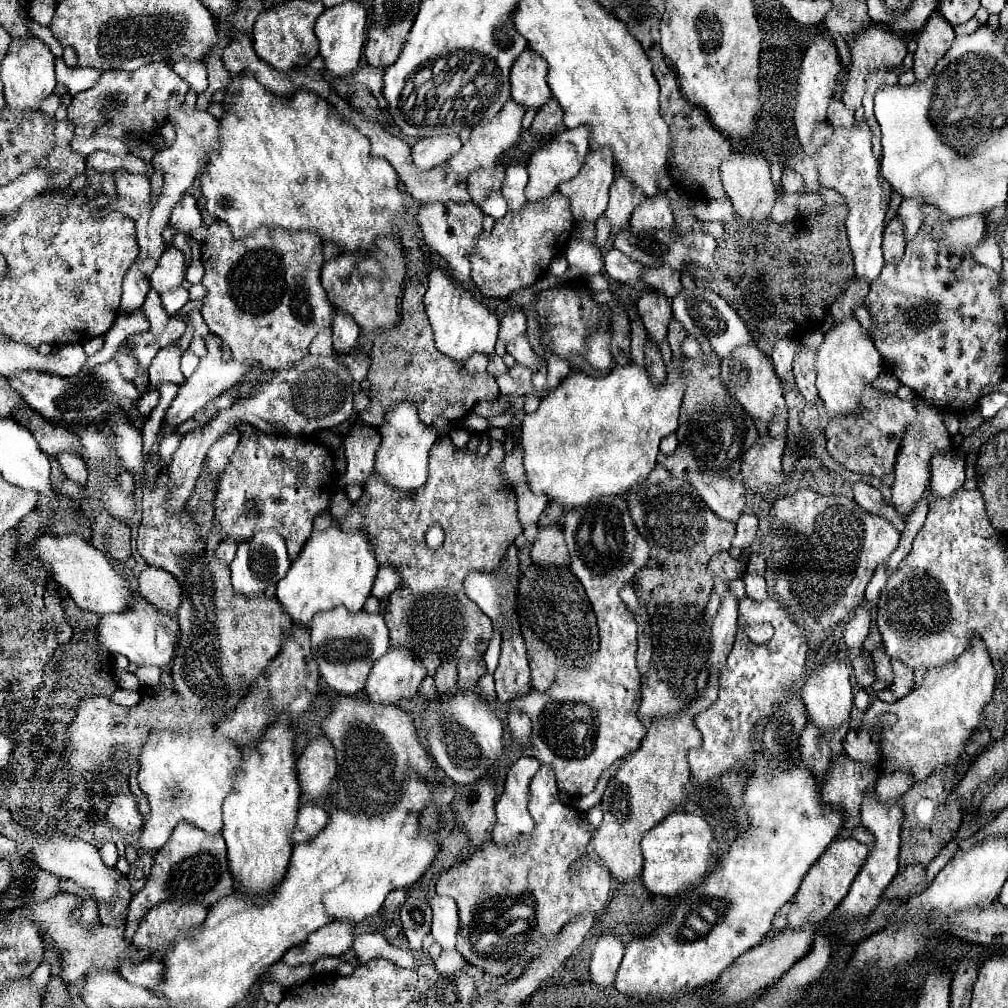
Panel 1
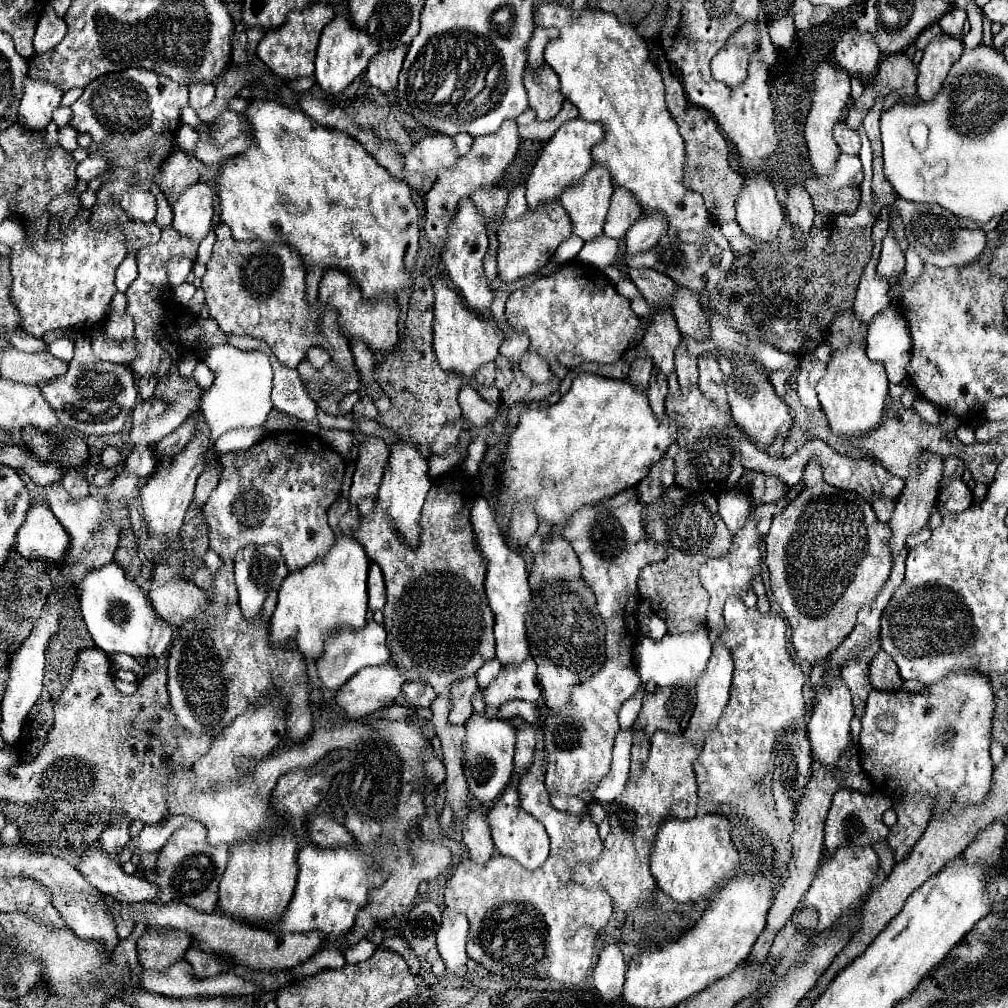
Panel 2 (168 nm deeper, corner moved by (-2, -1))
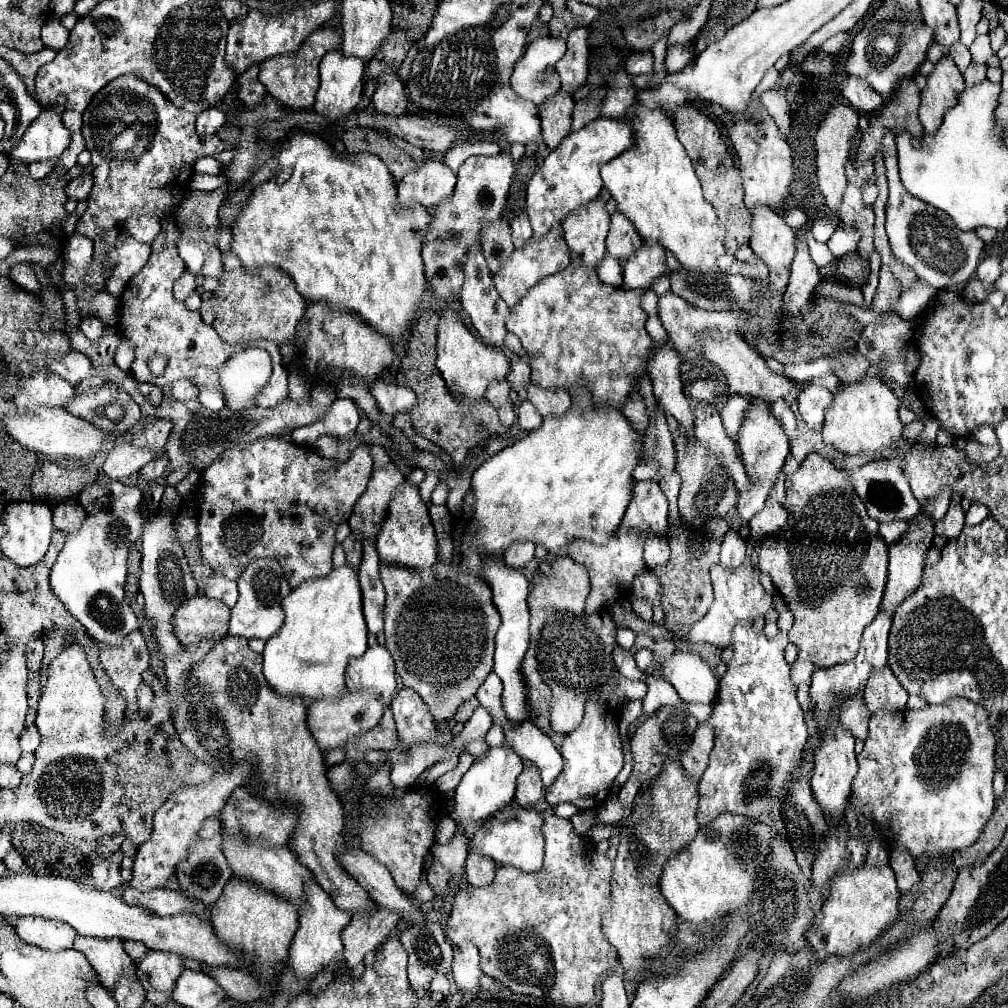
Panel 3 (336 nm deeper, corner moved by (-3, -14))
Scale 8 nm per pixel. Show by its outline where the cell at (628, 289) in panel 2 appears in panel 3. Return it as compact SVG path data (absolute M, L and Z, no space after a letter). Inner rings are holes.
M646 291L644 293L644 299L642 299L642 307L644 307L644 311L648 313L648 315L652 315L652 313L656 313L658 311L658 297L656 297L656 293L654 291Z

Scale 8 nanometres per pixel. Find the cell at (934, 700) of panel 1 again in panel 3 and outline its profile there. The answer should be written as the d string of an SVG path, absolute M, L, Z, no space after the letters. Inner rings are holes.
M950 699L942 705L928 705L922 711L910 711L910 709L902 709L896 713L874 713L870 719L870 729L868 729L868 737L864 741L864 749L858 755L858 775L852 781L852 795L850 795L850 803L858 809L860 815L864 815L868 821L876 823L882 831L882 835L886 837L886 843L890 845L890 849L902 849L908 851L912 855L912 859L916 861L916 865L926 865L932 861L932 857L940 857L946 853L954 853L954 851L962 851L966 847L970 847L980 831L984 829L984 825L988 823L994 805L996 805L996 797L992 793L992 777L994 777L994 747L996 747L996 739L994 733L988 725L988 713L984 707L980 707L978 703L972 703L970 699Z

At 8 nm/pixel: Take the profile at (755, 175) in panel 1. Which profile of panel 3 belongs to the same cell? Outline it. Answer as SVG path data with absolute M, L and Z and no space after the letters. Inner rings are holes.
M770 207L752 209L752 251L768 265L770 273L790 273L796 233Z

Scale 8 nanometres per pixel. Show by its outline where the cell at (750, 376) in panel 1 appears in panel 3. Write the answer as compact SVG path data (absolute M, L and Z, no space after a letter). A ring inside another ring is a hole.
M756 401L750 405L738 433L738 447L750 481L772 481L780 475L786 455L790 453L790 441L764 401Z

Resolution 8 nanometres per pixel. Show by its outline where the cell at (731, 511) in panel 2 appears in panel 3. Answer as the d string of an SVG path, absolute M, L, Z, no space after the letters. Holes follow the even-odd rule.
M730 529L724 537L722 551L720 551L720 565L726 569L736 569L742 565L746 557L746 541L740 539L736 529Z

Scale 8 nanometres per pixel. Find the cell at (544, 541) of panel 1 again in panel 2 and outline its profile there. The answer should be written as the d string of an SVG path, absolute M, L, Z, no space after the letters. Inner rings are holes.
M547 536L531 566L531 588L537 590L545 580L579 580L581 564L571 544L563 536Z

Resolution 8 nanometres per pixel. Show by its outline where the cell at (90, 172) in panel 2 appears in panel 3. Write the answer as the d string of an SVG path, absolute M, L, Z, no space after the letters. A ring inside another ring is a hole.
M78 175L66 185L66 195L76 201L84 201L92 189L92 175Z

